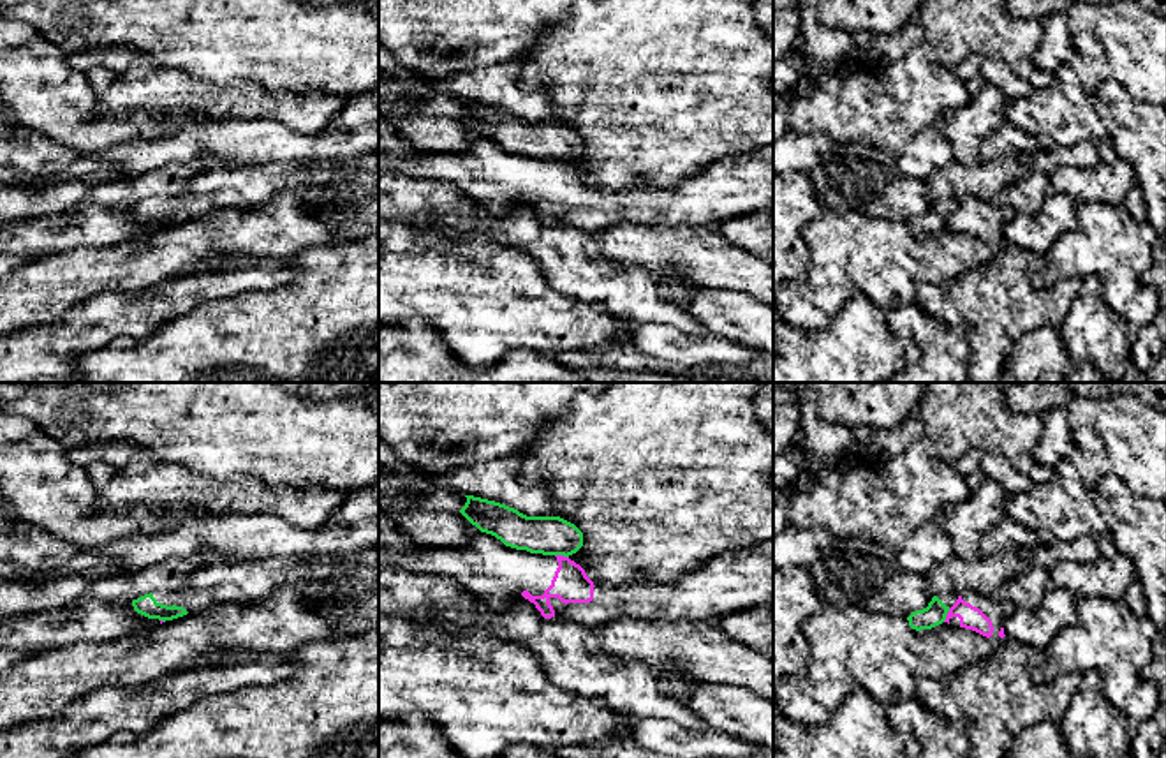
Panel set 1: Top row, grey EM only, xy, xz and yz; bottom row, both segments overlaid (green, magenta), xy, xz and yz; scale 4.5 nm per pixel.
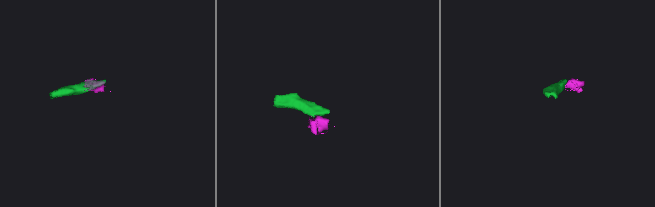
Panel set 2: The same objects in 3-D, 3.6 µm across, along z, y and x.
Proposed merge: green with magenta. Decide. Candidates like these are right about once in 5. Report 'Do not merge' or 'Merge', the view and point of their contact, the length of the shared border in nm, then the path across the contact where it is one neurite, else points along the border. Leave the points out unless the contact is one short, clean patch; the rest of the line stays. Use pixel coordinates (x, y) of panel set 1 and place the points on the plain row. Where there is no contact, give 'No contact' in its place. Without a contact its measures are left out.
Do not merge. Touches green at xz (562, 159). Shared border 70 nm. Boundary: xz (555, 159), (568, 163)

